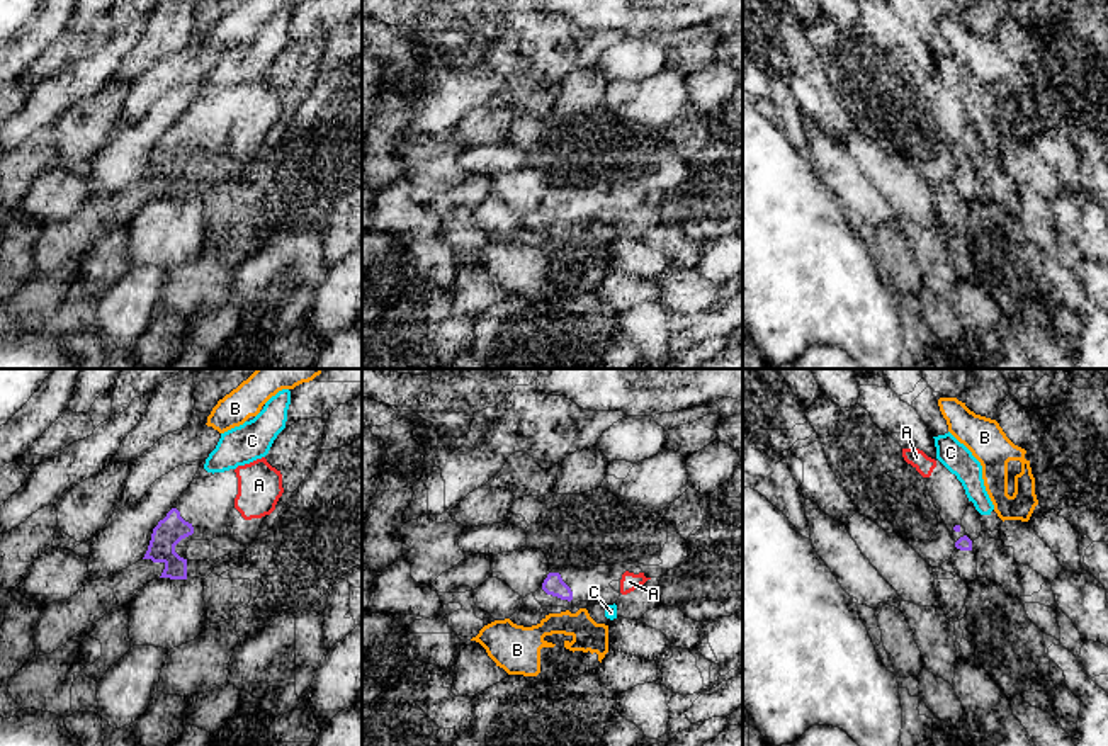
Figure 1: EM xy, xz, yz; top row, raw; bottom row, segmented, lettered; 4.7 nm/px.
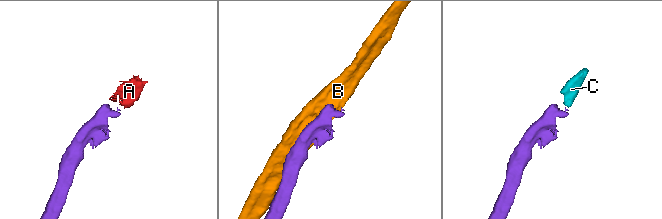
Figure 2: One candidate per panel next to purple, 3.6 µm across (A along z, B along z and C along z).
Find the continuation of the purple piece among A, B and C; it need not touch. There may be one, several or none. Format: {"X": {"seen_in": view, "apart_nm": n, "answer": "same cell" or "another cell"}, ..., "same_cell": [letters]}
{"A": {"seen_in": "xy", "apart_nm": 220, "answer": "same cell"}, "B": {"seen_in": "xz", "apart_nm": 50, "answer": "another cell"}, "C": {"seen_in": "yz", "apart_nm": 110, "answer": "another cell"}, "same_cell": ["A"]}

